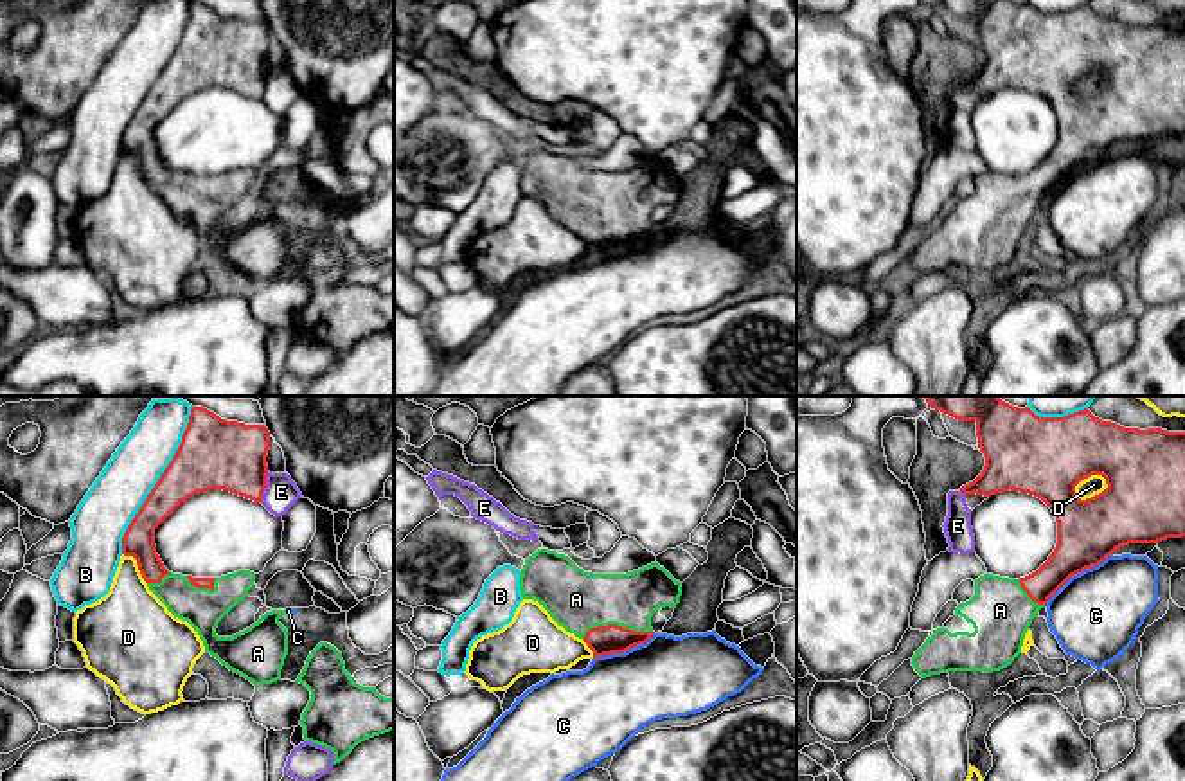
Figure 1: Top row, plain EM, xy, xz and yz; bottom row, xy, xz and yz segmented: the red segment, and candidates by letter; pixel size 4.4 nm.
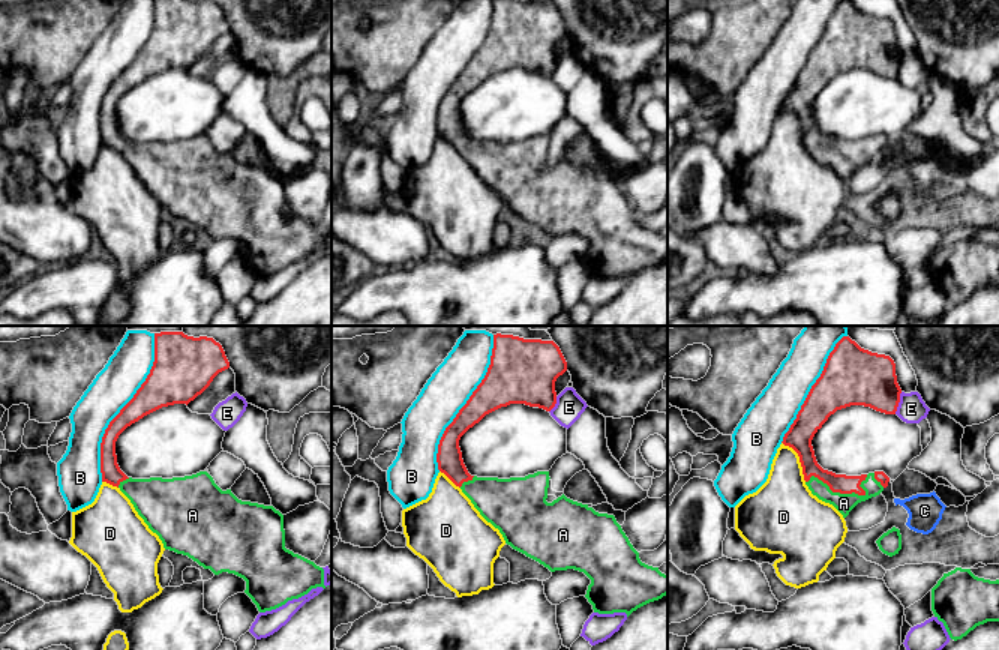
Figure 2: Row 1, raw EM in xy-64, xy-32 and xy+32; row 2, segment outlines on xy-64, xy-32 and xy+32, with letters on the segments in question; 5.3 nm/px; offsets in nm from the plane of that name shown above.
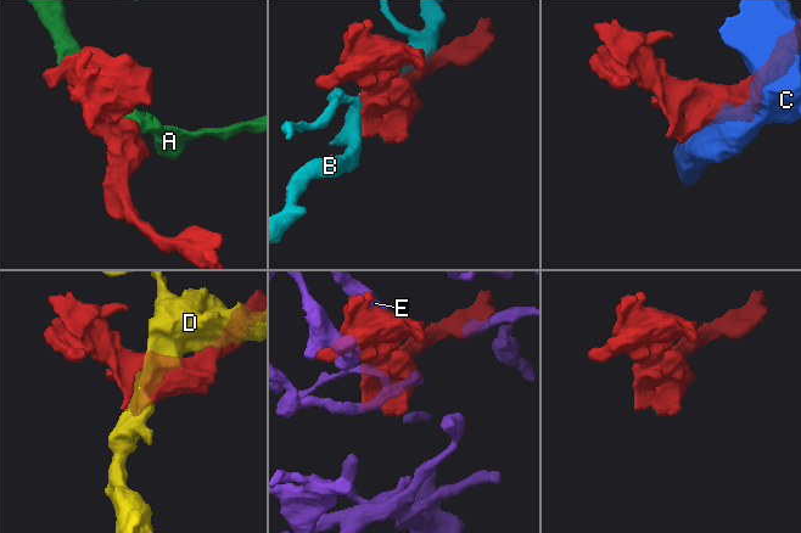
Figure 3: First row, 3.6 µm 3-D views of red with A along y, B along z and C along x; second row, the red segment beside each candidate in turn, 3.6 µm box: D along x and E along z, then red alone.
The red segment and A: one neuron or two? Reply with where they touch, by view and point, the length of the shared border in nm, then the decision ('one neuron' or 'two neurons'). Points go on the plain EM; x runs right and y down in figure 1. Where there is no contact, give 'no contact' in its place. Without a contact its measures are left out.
xz (615, 222) | 320 nm | one neuron

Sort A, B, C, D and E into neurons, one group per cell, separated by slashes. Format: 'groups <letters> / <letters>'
groups A / B / C / D / E

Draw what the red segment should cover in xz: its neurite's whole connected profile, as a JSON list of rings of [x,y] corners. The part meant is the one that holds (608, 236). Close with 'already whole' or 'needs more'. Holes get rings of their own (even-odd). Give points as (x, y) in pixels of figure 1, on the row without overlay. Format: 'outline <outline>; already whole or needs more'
outline [[[538,146],[525,157],[520,171],[523,196],[538,198],[559,223],[583,236],[593,254],[624,250],[646,241],[655,232],[653,211],[665,203],[676,205],[682,193],[682,180],[658,160],[628,171],[592,171],[565,151]]]; needs more

